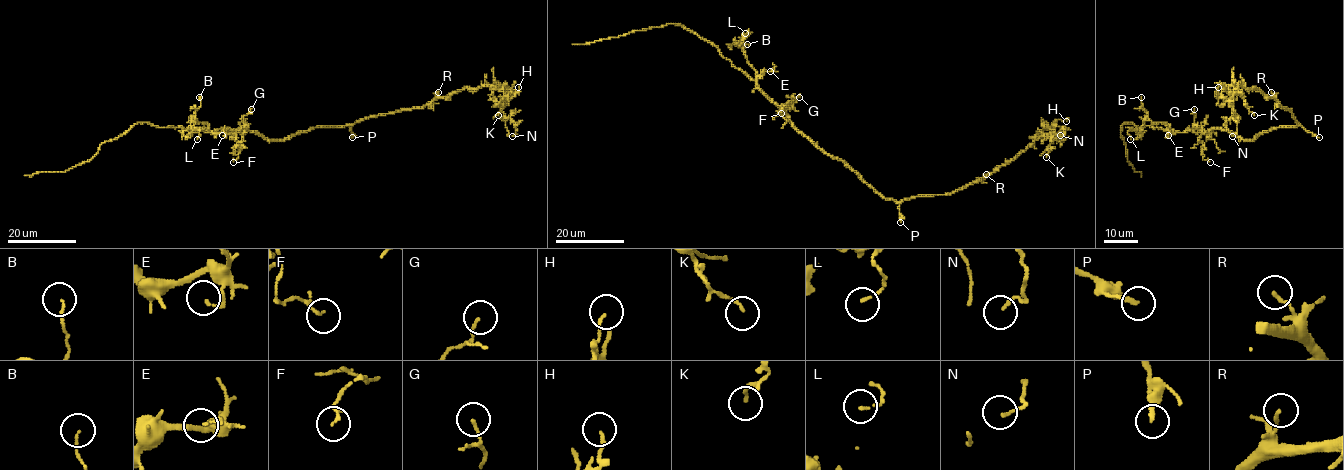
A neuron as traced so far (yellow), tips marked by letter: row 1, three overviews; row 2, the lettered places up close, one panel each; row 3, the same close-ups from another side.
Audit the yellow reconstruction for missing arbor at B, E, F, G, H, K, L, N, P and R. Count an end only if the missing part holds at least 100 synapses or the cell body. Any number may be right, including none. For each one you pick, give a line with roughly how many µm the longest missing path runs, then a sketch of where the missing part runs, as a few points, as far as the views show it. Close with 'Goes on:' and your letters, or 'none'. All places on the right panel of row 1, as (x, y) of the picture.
Goes on: none

